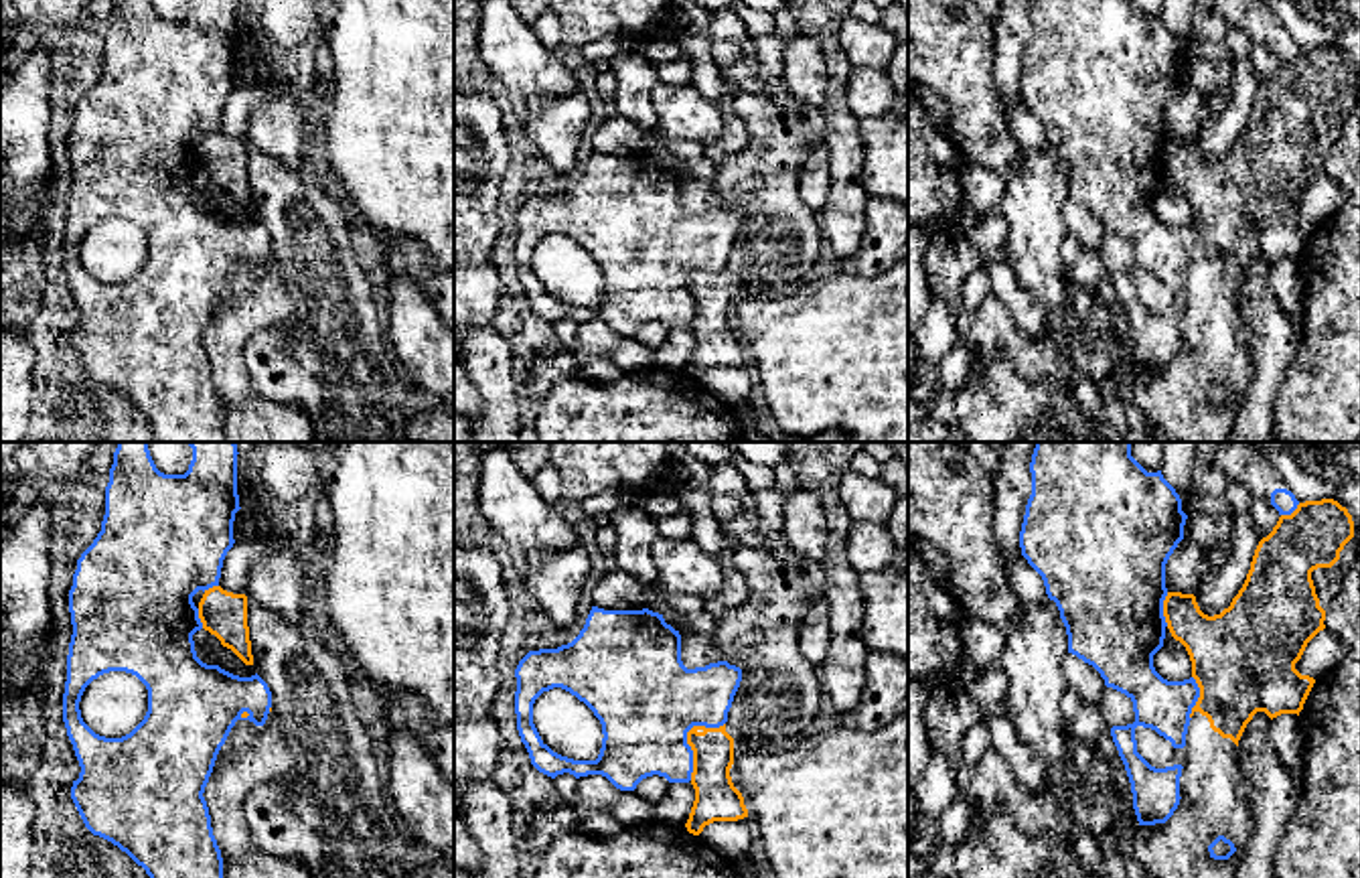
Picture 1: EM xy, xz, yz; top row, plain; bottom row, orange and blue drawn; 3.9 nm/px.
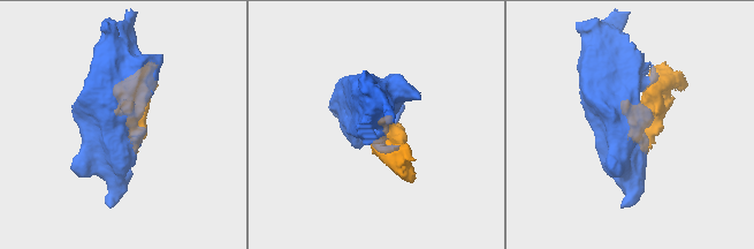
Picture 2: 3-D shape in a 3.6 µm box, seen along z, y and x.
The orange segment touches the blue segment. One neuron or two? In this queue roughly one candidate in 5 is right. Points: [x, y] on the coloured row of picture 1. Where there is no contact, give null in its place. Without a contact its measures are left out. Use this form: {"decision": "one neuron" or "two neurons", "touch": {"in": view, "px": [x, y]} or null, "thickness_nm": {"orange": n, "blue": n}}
{"decision": "two neurons", "touch": {"in": "xz", "px": [688, 739]}, "thickness_nm": {"orange": 160, "blue": 400}}

